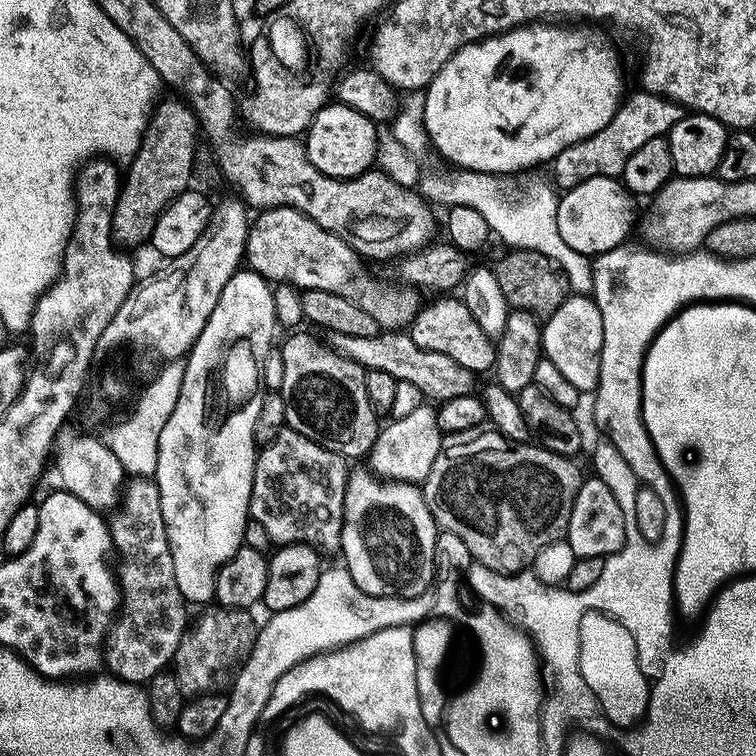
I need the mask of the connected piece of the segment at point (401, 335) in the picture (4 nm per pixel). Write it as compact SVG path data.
M382 330L378 335L363 338L333 333L330 343L336 351L358 361L366 370L385 370L396 381L413 383L424 394L425 399L436 400L432 402L444 403L450 398L468 396L475 391L477 380L475 373L444 354L422 350L412 336L402 330Z

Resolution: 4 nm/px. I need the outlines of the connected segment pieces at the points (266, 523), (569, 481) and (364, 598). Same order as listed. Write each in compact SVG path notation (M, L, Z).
M283 427L272 442L259 449L248 503L249 517L262 522L262 527L265 528L266 534L270 534L273 545L308 544L324 554L339 553L342 526L346 515L344 491L346 482L350 479L350 472L344 464L347 464L345 457L337 452L326 450L318 442L306 438L304 431Z
M495 430L487 431L469 435L467 438L461 439L464 440L461 444L452 444L449 448L447 445L447 447L441 450L438 458L434 458L434 466L430 466L430 474L422 482L422 489L425 500L429 504L430 513L436 519L437 525L443 531L450 534L458 534L458 538L462 538L462 542L466 542L466 546L470 549L470 554L475 563L486 566L495 572L515 574L525 571L534 562L534 558L538 554L538 550L542 550L542 546L550 546L550 542L561 539L567 533L568 523L570 522L570 510L574 506L574 498L580 489L582 473L580 473L580 468L576 465L577 461L575 459L560 456L557 452L552 452L549 448L543 447L539 443L507 440L501 432Z
M325 567L318 578L318 586L314 586L314 594L310 594L306 602L290 610L271 613L267 617L269 620L257 631L252 652L230 685L226 714L222 714L224 740L220 740L220 744L224 744L224 748L236 748L236 740L244 740L248 724L252 724L252 700L270 696L268 684L290 670L294 663L292 644L317 644L317 649L328 650L333 646L352 644L383 628L423 620L425 615L421 597L402 600L399 596L368 596L358 590L347 568Z

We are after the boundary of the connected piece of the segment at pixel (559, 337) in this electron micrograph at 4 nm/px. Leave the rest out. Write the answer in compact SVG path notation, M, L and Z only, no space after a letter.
M569 295L542 324L542 352L581 394L595 393L600 381L600 355L602 354L602 314L591 295Z

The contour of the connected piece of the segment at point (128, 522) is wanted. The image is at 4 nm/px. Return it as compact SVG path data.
M129 479L122 488L122 499L112 514L110 531L112 548L115 555L116 552L120 555L118 587L122 603L118 608L120 617L110 629L111 639L116 639L116 645L112 652L110 648L103 653L102 660L106 668L108 664L107 671L116 679L143 685L173 663L190 624L189 609L178 590L178 582L174 582L174 562L168 549L162 498L155 479Z

